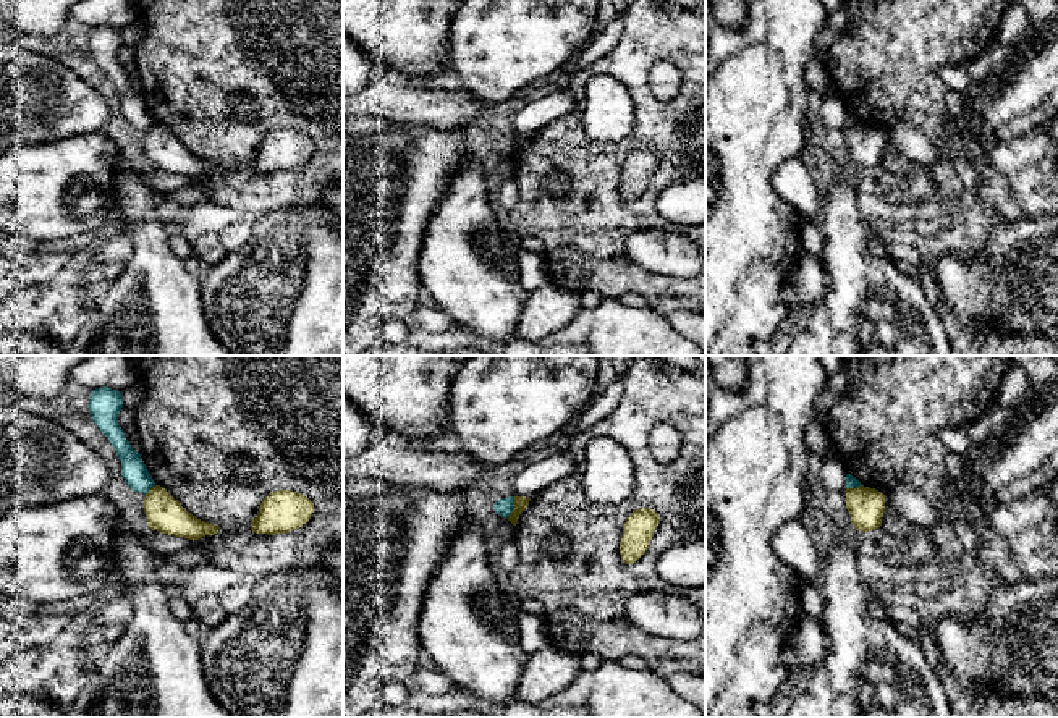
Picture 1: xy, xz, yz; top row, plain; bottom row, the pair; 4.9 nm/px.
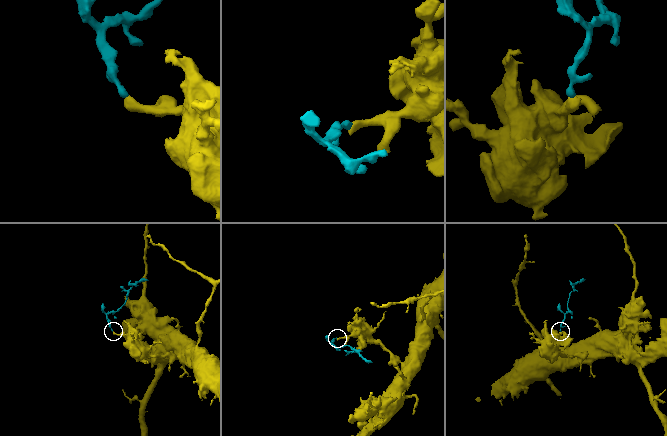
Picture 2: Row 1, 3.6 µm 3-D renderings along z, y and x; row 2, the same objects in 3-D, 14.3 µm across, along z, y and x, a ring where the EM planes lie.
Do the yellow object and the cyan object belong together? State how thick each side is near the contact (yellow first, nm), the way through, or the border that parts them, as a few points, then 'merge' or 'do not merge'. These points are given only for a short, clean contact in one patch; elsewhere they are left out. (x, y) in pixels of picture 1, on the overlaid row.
70 nm thick on the yellow side, 90 nm on the other; border along xz (515, 497), (515, 505), (507, 518); do not merge

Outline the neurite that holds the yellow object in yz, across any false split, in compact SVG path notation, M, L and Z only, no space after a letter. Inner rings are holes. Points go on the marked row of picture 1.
M864 485L846 488L846 508L856 530L870 532L882 526L885 495Z

